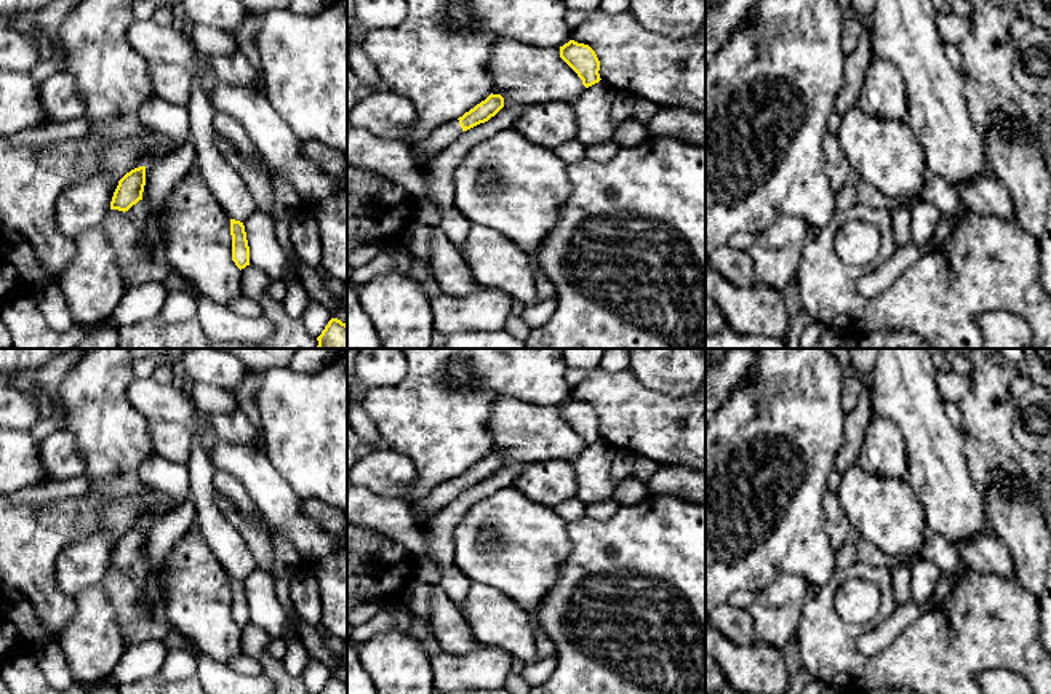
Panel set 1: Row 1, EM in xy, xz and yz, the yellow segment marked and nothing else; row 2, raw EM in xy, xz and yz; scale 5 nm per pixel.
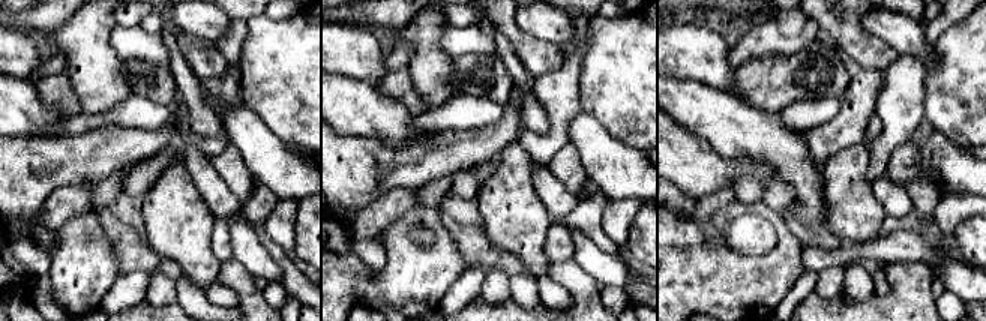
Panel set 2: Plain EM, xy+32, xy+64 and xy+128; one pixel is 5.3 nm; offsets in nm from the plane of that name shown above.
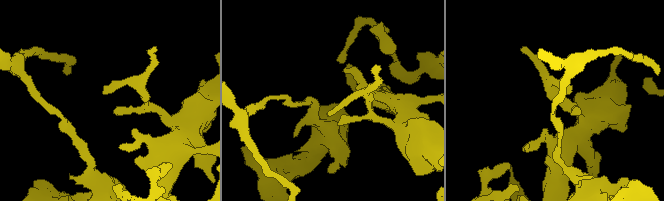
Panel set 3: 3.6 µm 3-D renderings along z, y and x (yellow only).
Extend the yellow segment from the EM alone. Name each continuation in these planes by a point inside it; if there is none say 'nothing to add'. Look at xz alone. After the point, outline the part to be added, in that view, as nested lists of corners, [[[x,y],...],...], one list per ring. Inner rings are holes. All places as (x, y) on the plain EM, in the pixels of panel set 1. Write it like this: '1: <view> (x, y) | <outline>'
1: xz (440, 496) | [[[459,478],[443,481],[435,486],[427,496],[419,501],[411,502],[419,513],[432,515],[445,509],[451,501],[454,501],[462,493]]]

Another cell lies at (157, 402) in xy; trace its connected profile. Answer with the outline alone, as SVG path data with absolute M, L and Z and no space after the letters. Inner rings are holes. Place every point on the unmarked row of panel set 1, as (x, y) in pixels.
M154 377L133 381L128 400L150 421L179 422L189 427L198 411L190 392L171 384L163 385Z

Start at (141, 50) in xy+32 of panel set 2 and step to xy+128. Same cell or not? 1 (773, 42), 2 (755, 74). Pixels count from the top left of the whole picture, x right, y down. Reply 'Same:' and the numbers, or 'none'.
Same: 1

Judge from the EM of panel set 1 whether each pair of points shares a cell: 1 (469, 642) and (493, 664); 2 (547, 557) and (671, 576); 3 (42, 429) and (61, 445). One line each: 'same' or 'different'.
1: different
2: different
3: different

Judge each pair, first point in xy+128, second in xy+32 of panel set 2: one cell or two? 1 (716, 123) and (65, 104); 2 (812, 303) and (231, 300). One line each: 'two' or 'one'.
1: two
2: two

